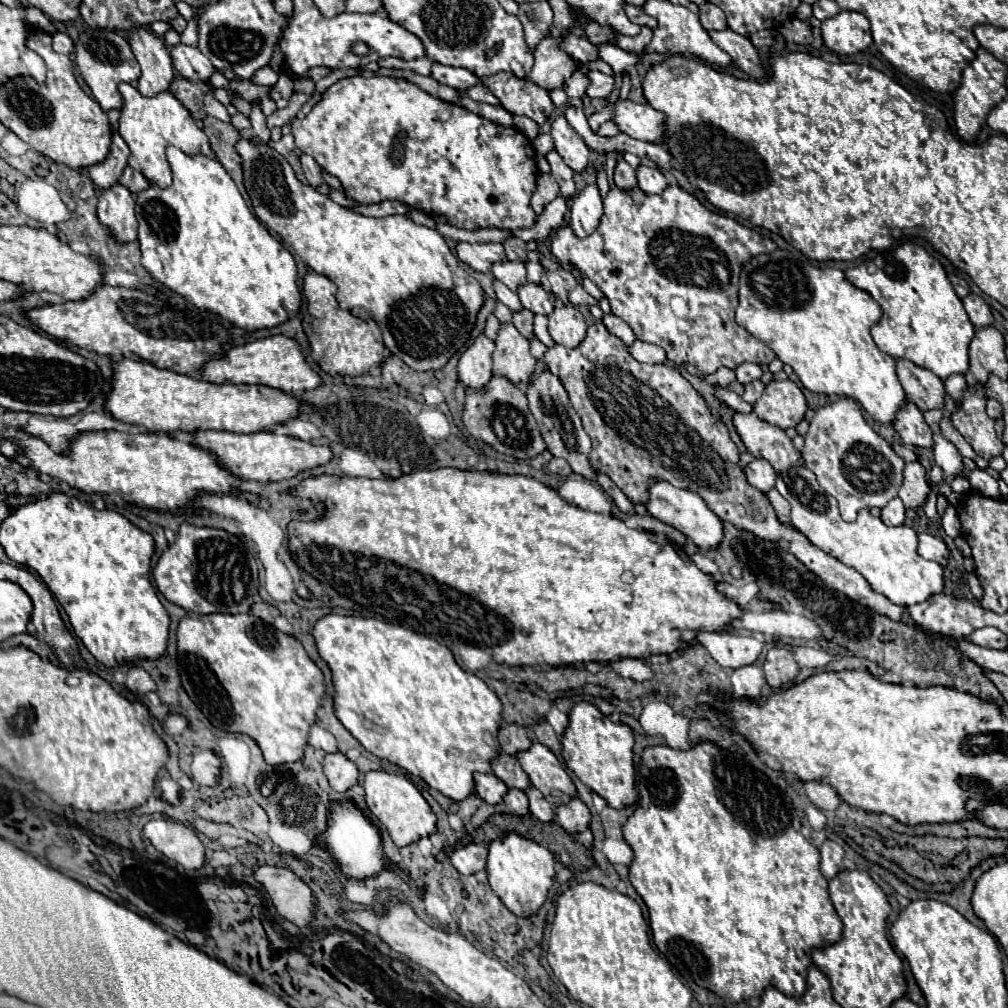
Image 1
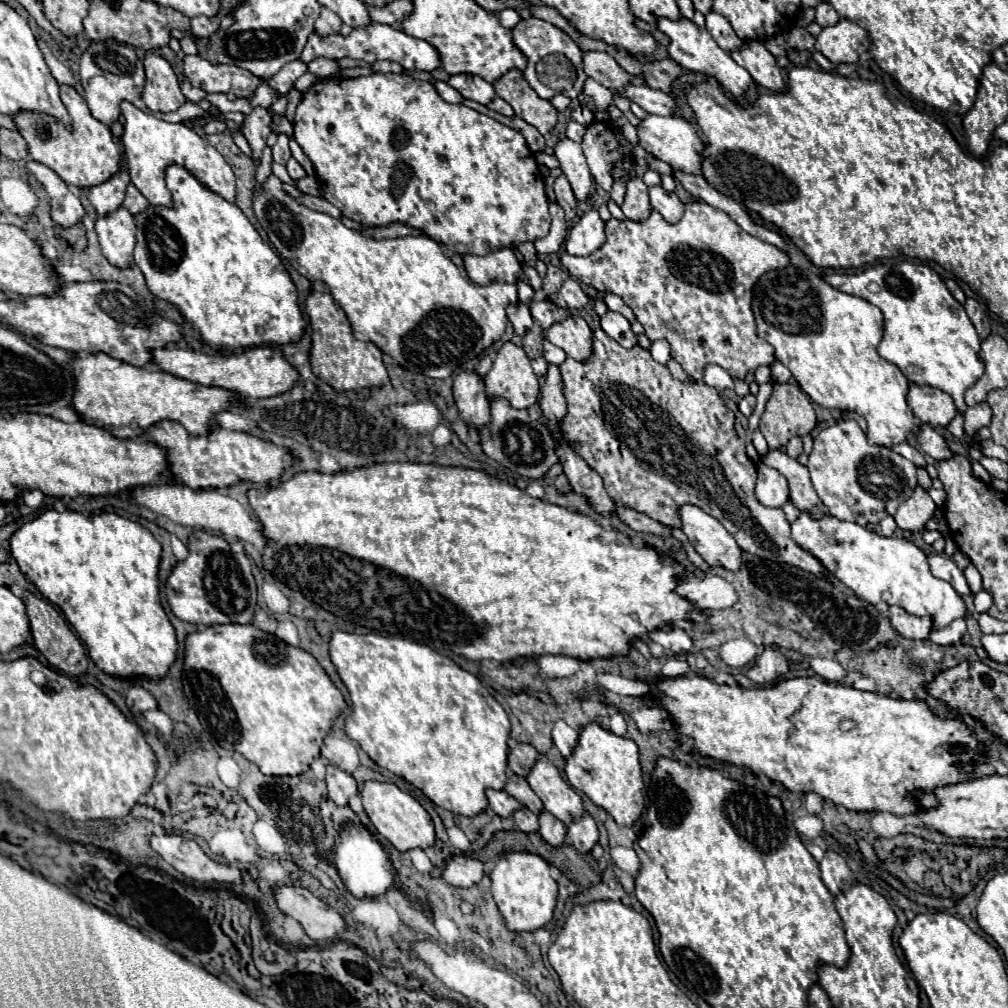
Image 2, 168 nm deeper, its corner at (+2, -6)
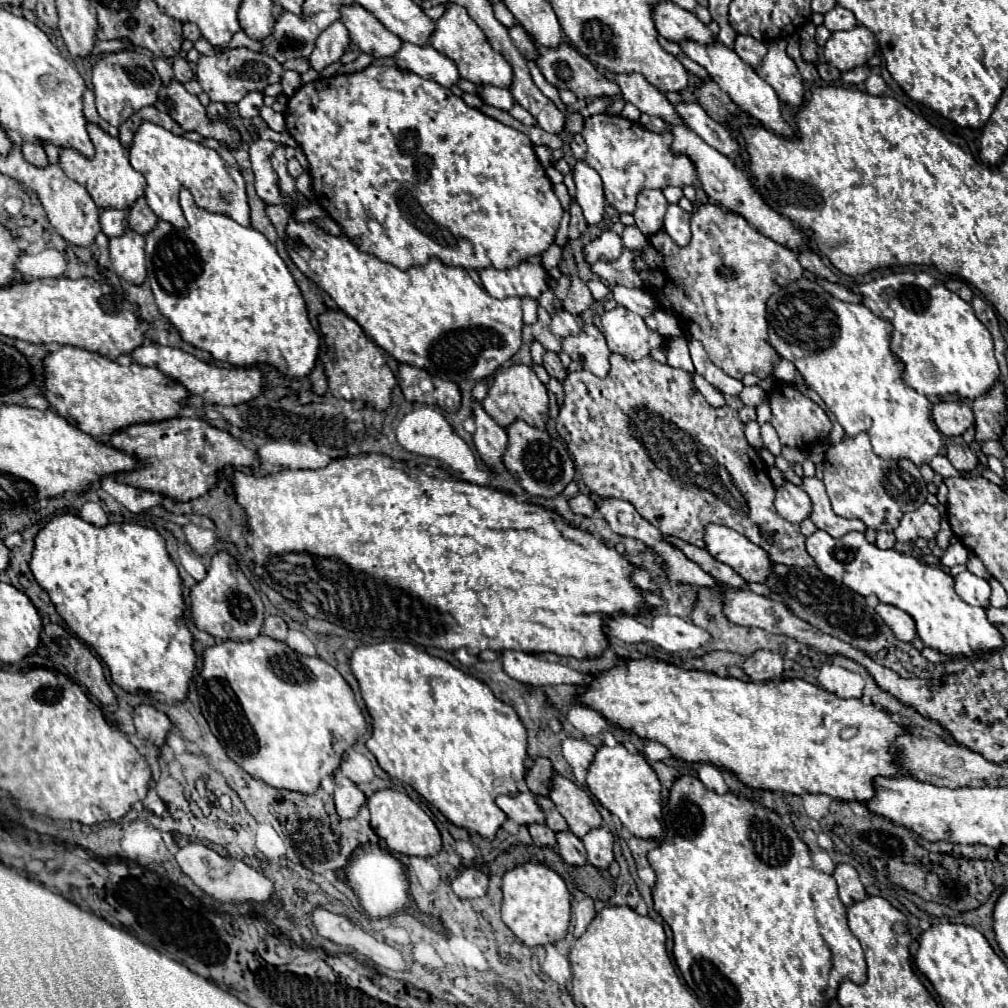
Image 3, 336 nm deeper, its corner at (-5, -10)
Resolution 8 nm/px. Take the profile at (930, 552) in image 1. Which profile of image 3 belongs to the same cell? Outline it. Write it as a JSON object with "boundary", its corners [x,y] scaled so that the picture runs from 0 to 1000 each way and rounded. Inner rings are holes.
{"boundary":[[[955,566],[951,570],[945,572],[947,576],[947,588],[961,600],[969,600],[969,602],[981,602],[981,590],[983,590],[983,582],[977,574]]]}

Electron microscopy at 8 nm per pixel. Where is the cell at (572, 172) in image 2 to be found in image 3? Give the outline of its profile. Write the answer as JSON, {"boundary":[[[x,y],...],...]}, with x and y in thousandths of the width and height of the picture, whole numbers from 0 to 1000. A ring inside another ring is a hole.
{"boundary":[[[572,160],[568,166],[568,178],[572,186],[570,197],[578,207],[580,219],[584,223],[592,223],[600,207],[600,193],[598,193],[594,172],[588,166],[584,166],[580,160]]]}

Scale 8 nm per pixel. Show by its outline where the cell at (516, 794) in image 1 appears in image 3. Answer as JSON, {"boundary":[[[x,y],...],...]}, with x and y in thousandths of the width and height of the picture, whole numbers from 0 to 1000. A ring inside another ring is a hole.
{"boundary":[[[529,816],[529,818],[525,818],[525,826],[527,826],[531,838],[551,840],[551,824],[547,824],[543,818],[539,818],[539,816]]]}

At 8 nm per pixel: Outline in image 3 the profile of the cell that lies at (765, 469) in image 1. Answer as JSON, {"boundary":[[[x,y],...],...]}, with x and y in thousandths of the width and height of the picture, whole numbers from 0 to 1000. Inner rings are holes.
{"boundary":[[[779,477],[769,487],[769,505],[777,515],[785,519],[795,519],[805,509],[805,495],[793,481]]]}

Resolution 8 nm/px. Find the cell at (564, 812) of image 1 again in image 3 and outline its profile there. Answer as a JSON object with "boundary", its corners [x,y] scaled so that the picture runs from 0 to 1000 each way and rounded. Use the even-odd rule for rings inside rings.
{"boundary":[[[592,820],[586,822],[578,830],[578,838],[582,842],[582,854],[590,858],[592,862],[604,860],[608,854],[608,828],[602,820]]]}

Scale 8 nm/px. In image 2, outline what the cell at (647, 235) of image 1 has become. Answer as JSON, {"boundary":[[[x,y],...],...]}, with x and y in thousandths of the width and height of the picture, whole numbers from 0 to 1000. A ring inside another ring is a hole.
{"boundary":[[[698,199],[681,203],[679,215],[671,223],[659,221],[653,209],[647,209],[641,219],[633,221],[623,217],[605,217],[601,221],[601,241],[591,251],[583,255],[558,251],[556,257],[567,275],[585,281],[589,287],[599,287],[617,295],[639,322],[643,336],[661,336],[667,344],[667,354],[688,378],[696,378],[696,368],[704,360],[714,362],[728,376],[738,376],[754,362],[766,362],[770,356],[766,342],[752,334],[746,311],[746,287],[760,269],[778,267],[782,265],[784,257],[772,245],[742,233],[718,209],[712,209]]]}

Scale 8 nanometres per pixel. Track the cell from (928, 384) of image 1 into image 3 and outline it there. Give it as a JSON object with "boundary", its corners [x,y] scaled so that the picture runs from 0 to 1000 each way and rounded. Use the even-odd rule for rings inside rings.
{"boundary":[[[928,398],[924,412],[930,426],[939,434],[955,432],[967,418],[963,402],[957,398]]]}

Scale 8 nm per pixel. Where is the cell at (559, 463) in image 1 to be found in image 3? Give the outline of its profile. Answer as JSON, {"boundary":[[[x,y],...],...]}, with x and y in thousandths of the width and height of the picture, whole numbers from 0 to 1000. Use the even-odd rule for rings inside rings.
{"boundary":[[[572,489],[570,493],[566,493],[566,495],[564,495],[564,503],[566,503],[568,509],[580,511],[580,513],[588,513],[588,509],[590,509],[590,505],[592,505],[588,493],[582,491],[582,489]]]}

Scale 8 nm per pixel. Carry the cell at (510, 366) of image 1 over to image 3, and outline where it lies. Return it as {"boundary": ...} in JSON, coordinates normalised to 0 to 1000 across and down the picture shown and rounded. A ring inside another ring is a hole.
{"boundary":[[[511,360],[503,366],[497,366],[487,384],[483,394],[479,396],[479,406],[491,416],[493,422],[503,424],[505,420],[509,420],[511,416],[519,416],[529,424],[539,424],[543,418],[543,384],[535,378],[535,374],[531,372],[531,368],[525,362],[519,360]]]}

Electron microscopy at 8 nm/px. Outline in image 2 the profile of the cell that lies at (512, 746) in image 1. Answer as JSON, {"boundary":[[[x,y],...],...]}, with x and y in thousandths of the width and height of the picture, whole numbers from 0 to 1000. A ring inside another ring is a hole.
{"boundary":[[[512,739],[506,743],[506,749],[504,749],[504,761],[516,769],[516,771],[522,771],[526,767],[526,763],[530,761],[534,753],[534,745],[528,741],[528,739]]]}

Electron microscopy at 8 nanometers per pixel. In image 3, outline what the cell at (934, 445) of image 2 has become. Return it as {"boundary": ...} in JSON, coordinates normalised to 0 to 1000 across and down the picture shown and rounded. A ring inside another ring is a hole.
{"boundary":[[[943,439],[939,441],[939,455],[951,467],[965,467],[969,463],[969,453],[961,447],[961,443]]]}

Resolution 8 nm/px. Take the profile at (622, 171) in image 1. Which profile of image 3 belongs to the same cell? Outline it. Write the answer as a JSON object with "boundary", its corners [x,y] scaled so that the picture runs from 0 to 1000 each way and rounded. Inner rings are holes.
{"boundary":[[[642,188],[632,193],[632,207],[628,209],[630,223],[634,225],[640,235],[646,235],[648,231],[658,227],[658,215],[662,207],[662,197],[656,189]]]}

